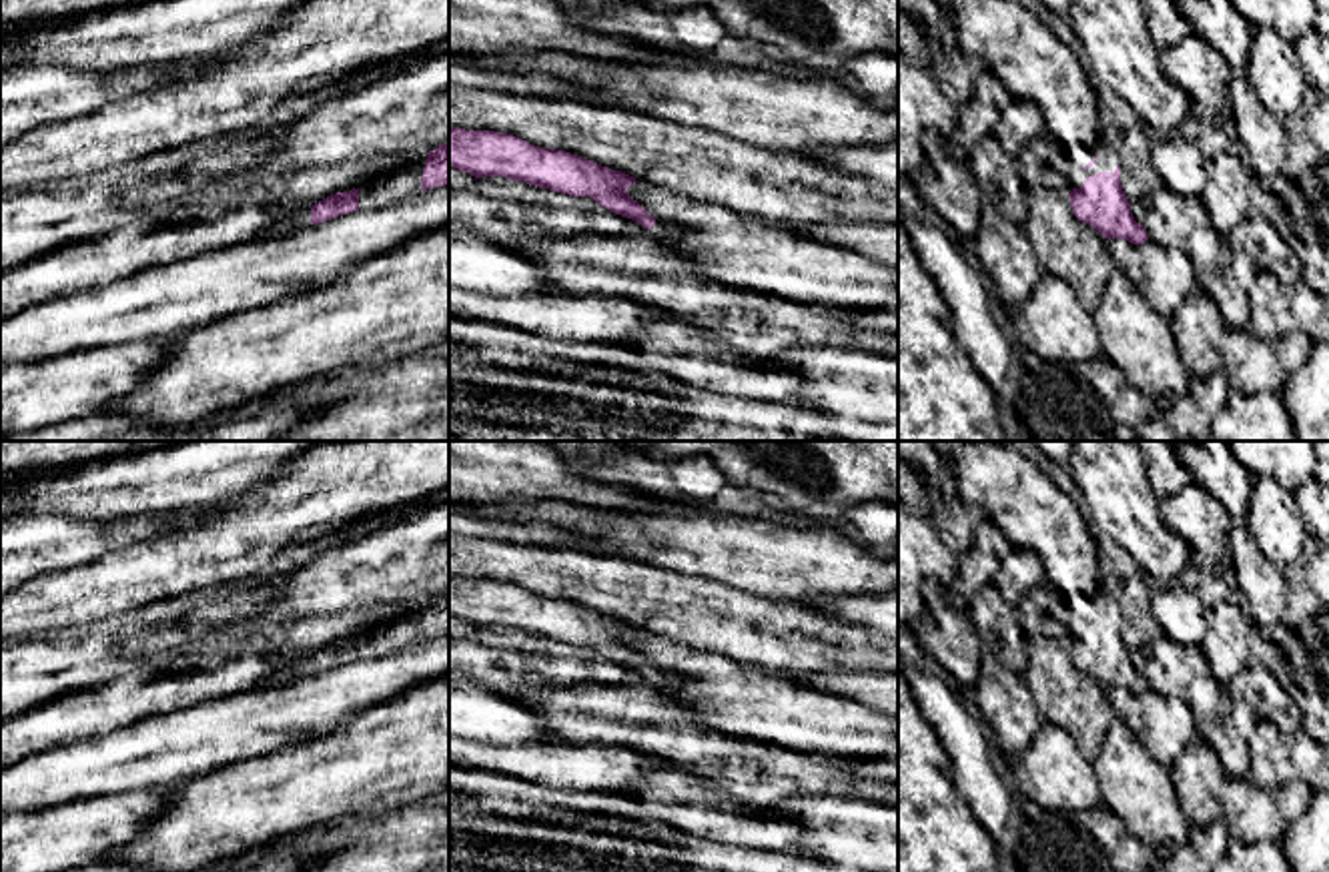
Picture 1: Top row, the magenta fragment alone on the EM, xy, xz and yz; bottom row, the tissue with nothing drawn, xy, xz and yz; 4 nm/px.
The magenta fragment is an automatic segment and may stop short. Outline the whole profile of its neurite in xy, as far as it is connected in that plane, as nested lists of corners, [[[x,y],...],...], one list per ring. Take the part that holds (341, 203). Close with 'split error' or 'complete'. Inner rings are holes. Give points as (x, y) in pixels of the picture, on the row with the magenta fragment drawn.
[[[449,142],[417,154],[413,162],[393,168],[353,190],[331,194],[311,208],[289,214],[287,227],[301,229],[353,210],[385,206],[405,194],[449,184]]]; split error

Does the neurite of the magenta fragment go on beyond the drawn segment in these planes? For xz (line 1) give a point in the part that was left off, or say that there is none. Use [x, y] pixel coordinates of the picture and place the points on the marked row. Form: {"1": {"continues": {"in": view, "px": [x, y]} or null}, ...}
{"1": {"continues": null}}

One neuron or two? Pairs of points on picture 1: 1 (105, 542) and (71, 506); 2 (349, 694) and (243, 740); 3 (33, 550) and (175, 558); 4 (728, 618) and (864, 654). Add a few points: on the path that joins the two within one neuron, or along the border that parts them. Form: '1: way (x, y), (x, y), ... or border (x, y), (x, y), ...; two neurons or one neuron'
1: border (53, 514), (129, 518); two neurons
2: way (323, 700), (269, 716); one neuron
3: border (151, 536), (89, 564), (63, 570); two neurons
4: way (762, 632), (830, 644); one neuron

